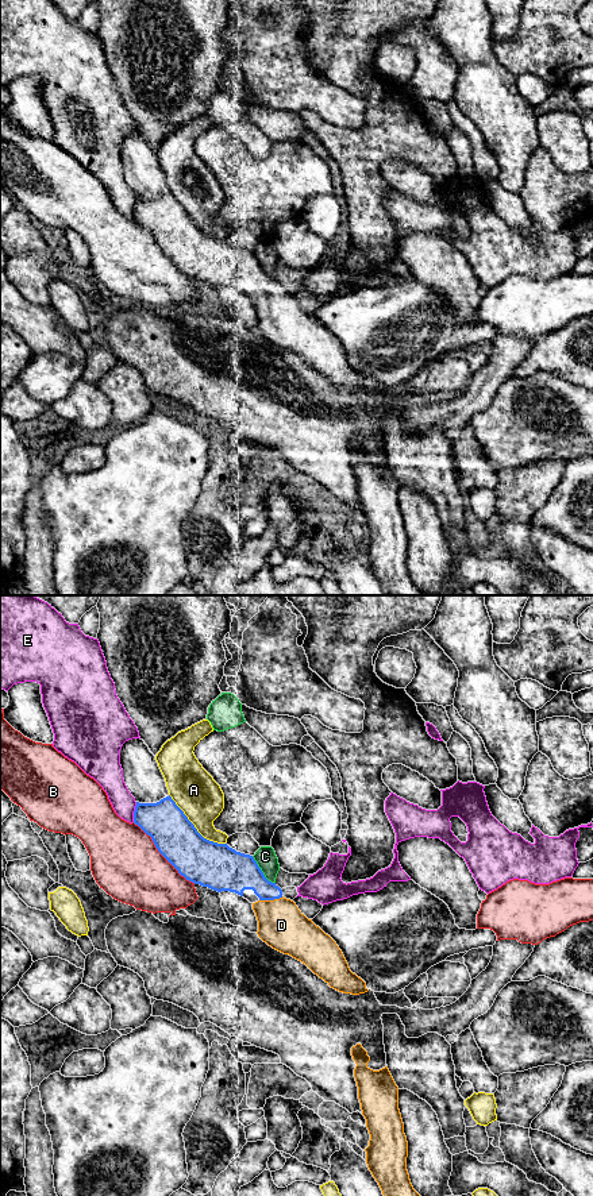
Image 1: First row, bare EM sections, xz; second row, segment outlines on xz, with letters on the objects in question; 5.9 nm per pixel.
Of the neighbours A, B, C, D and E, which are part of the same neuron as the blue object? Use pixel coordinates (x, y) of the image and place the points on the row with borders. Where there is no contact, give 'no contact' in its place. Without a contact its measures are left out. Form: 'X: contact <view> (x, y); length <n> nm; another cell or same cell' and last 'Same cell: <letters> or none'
A: contact xz (193, 826); length 440 nm; another cell
B: contact xz (161, 853); length 500 nm; another cell
C: contact xz (261, 871); length 220 nm; another cell
D: contact xz (270, 899); length 150 nm; same cell
E: contact xz (134, 811); length 120 nm; another cell
Same cell: D

